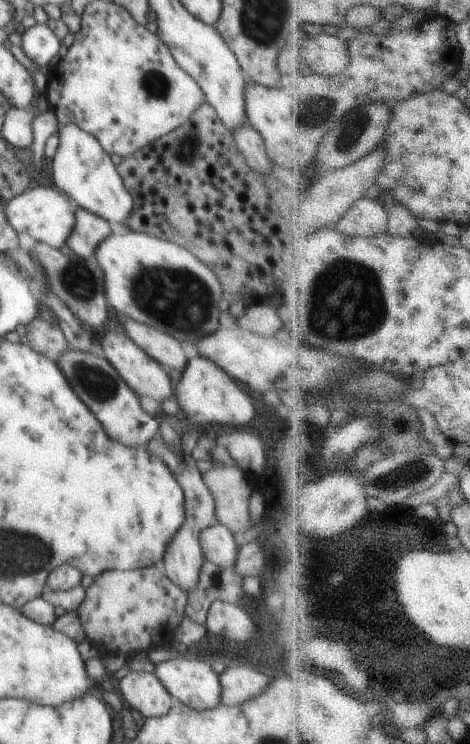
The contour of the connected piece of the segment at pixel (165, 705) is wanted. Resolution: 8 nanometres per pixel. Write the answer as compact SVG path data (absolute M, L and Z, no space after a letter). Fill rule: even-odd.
M130 671L119 680L119 696L125 706L136 708L146 719L170 712L172 696L154 673Z

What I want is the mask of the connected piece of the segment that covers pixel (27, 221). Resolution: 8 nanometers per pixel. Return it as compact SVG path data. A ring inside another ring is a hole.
M32 185L30 190L11 198L2 209L12 228L24 238L60 249L66 244L66 238L72 234L72 226L76 222L76 204L56 186Z

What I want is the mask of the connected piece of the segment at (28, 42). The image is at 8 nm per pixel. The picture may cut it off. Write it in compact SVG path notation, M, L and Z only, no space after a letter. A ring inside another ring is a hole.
M36 23L20 35L23 52L41 70L45 70L46 63L60 52L60 40L46 25Z

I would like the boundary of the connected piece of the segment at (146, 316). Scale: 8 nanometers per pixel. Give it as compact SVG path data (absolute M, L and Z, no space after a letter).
M126 230L100 242L94 250L94 260L104 272L104 294L113 313L158 328L180 342L196 342L220 326L218 302L222 299L222 284L216 282L214 271L185 247L155 235Z

